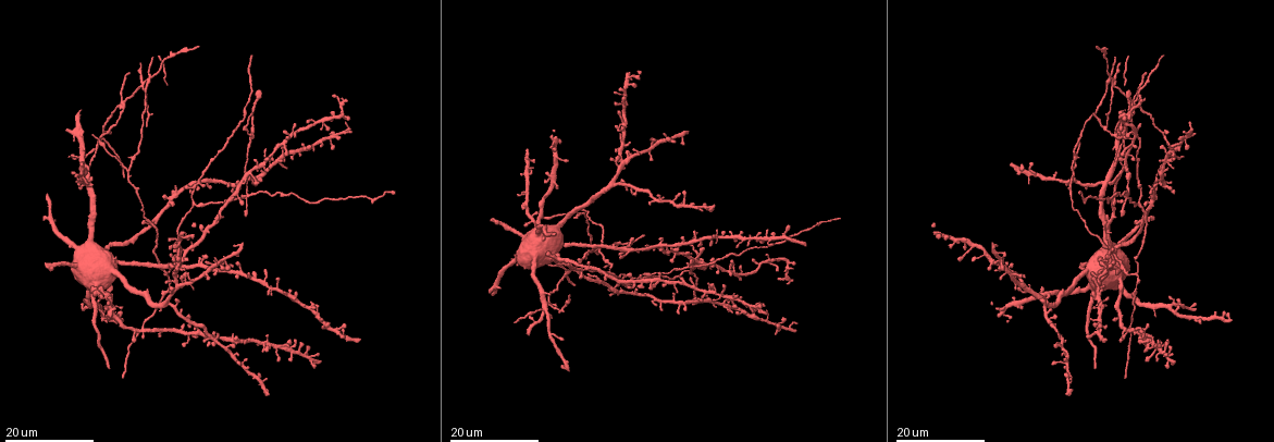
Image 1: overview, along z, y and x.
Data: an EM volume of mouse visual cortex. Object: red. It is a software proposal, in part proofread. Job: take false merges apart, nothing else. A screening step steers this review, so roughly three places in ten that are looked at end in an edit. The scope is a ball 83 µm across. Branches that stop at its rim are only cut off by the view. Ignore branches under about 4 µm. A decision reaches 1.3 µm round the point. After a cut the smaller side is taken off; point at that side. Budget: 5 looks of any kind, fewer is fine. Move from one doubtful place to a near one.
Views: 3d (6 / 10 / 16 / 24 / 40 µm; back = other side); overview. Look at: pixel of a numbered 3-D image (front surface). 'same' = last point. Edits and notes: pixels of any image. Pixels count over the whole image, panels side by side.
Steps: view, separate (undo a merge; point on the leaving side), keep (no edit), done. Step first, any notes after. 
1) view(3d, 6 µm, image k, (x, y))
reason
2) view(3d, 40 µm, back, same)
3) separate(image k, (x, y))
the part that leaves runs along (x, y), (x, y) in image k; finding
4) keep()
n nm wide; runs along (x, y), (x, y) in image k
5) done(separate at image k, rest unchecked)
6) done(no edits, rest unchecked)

view(3d, 16 µm, image 1, (370, 198))
sudden change in width

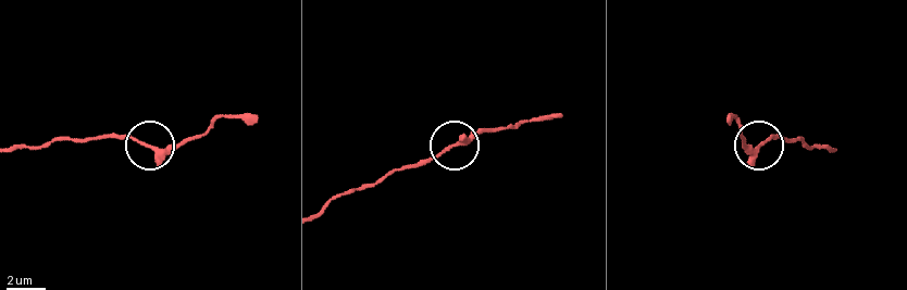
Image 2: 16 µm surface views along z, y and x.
view(3d, 6 µm, image 2, (454, 145))

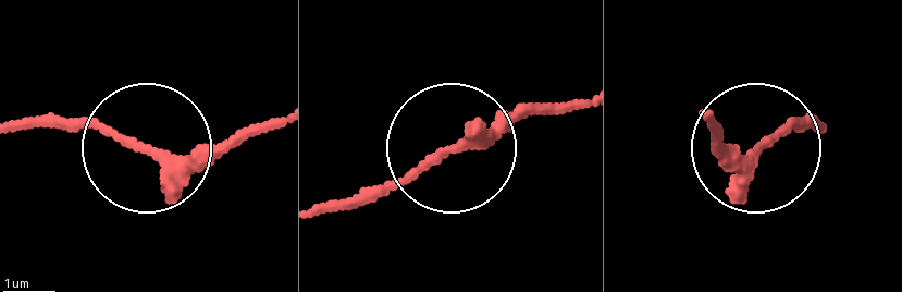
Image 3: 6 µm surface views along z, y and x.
keep()
3 arms; continuous, no second cell

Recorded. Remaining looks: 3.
view(3d, 16 µm, image 1, (127, 170))
three arms meet

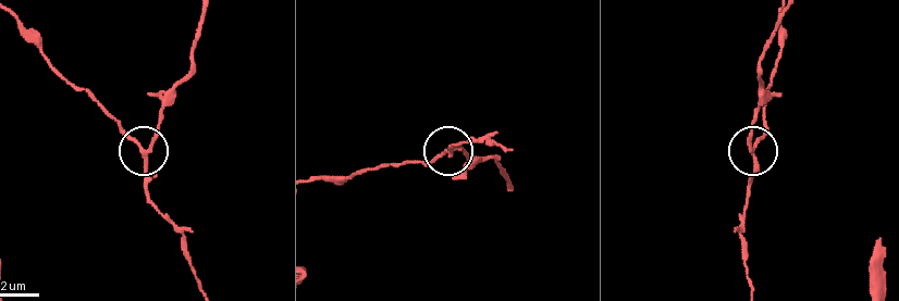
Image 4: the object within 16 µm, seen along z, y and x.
view(3d, 10 µm, image 4, (754, 150))

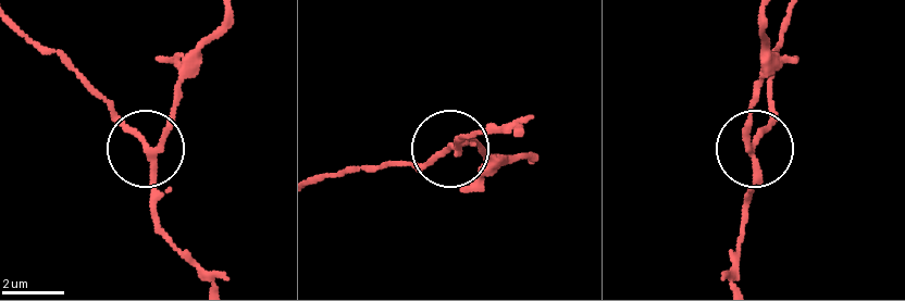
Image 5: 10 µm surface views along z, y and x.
separate(image 5, (178, 97))
the part that leaves runs along (164, 135), (183, 60), (220, 21) in image 5; a second cell is stuck on

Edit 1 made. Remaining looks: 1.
done(separate at image 5, rest unchecked)

